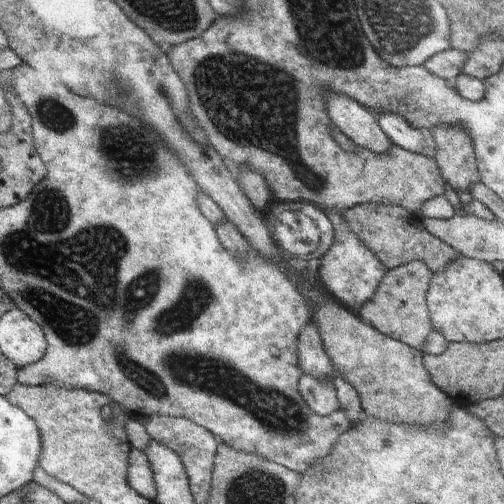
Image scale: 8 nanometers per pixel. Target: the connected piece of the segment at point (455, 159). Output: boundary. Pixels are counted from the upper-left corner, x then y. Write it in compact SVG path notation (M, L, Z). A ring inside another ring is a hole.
M437 125L435 129L430 129L436 143L436 154L434 160L437 162L441 175L456 192L459 190L471 190L471 185L481 180L477 167L475 146L471 136L460 128L459 125Z

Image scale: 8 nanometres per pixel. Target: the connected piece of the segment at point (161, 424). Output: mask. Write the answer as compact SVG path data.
M160 415L146 416L144 429L151 439L160 444L168 445L183 462L189 480L200 480L200 484L211 484L215 454L219 440L208 429L198 426L191 420L180 417Z

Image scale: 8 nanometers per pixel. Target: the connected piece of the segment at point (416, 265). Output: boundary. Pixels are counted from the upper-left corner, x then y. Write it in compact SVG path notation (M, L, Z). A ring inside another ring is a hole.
M420 261L389 269L379 282L376 292L364 304L354 307L352 312L366 324L386 336L410 345L419 351L425 345L428 333L433 331L433 322L427 305L427 290L433 272Z

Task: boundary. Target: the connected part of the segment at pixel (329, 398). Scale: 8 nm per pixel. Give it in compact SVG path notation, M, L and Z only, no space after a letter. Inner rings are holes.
M303 373L299 378L298 390L302 398L314 412L323 417L333 416L340 410L332 379L321 379L308 373Z

